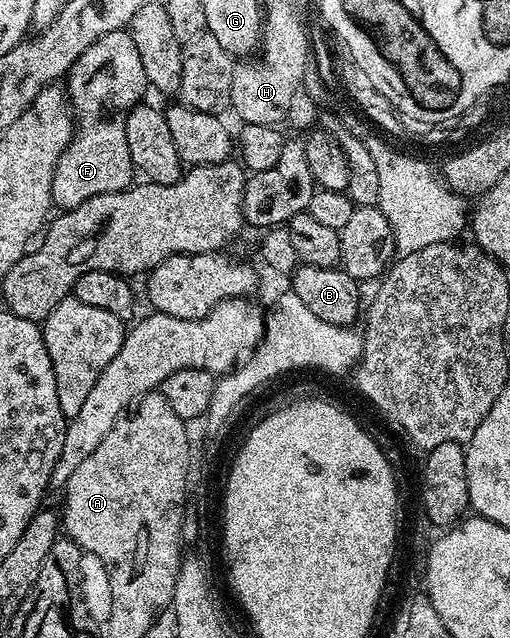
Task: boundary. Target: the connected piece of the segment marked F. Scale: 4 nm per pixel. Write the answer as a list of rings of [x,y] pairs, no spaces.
[[[121,30],[102,34],[94,46],[87,48],[74,62],[66,77],[66,91],[73,113],[78,117],[72,141],[58,158],[52,183],[52,202],[57,209],[67,210],[82,206],[94,194],[122,192],[134,180],[130,146],[126,140],[123,119],[111,120],[111,112],[127,113],[145,99],[144,88],[149,87],[134,46],[131,31]]]

